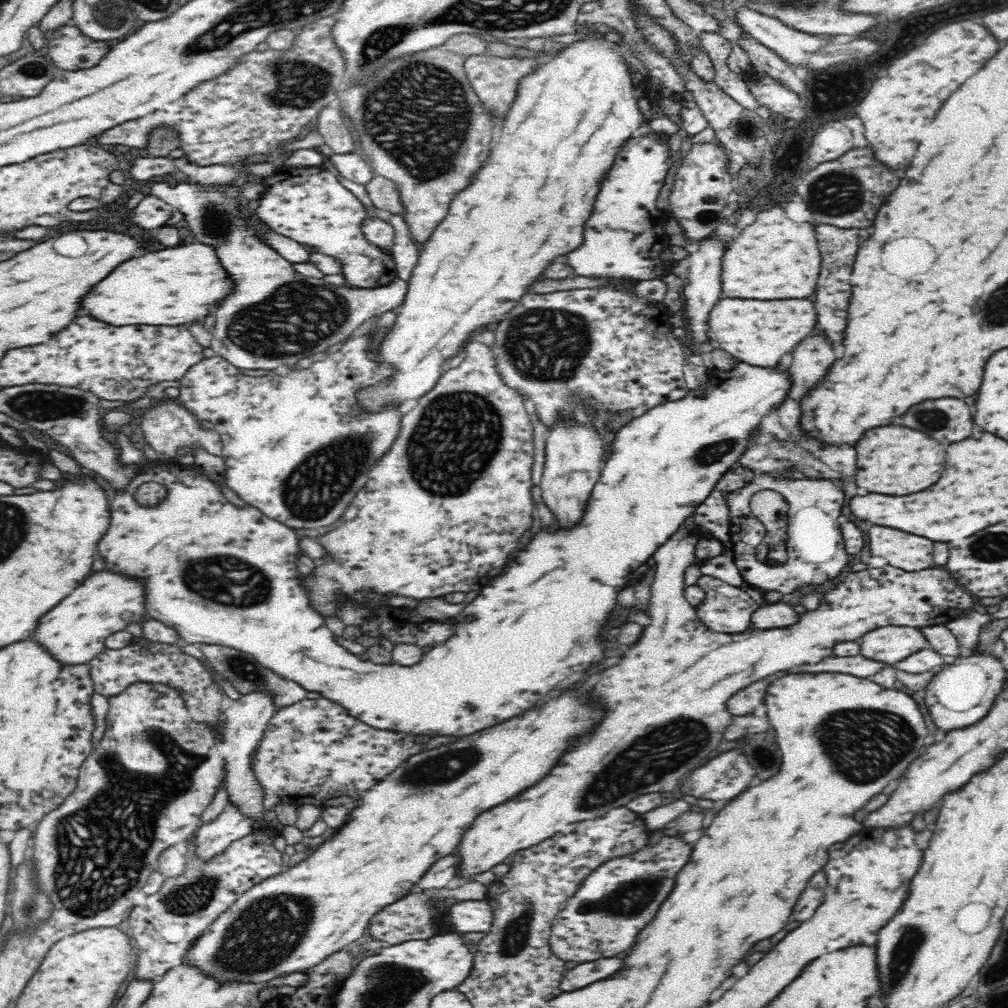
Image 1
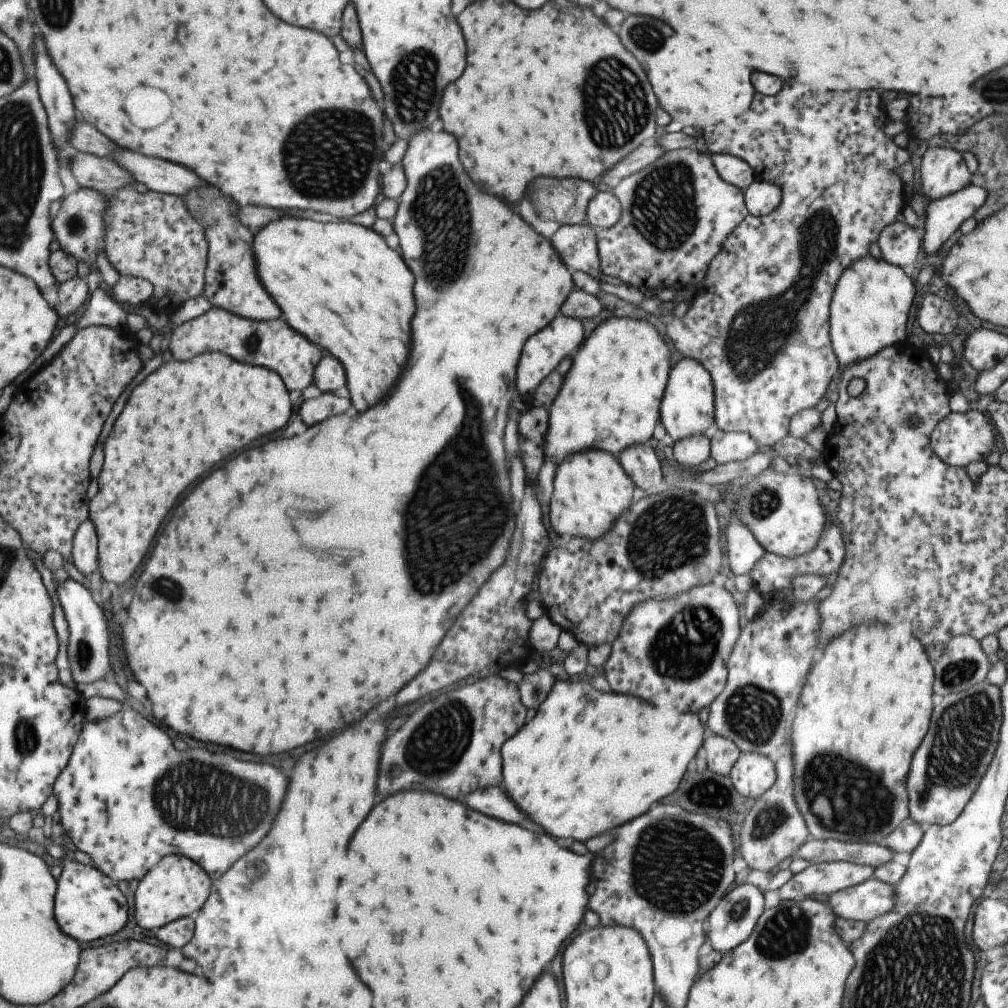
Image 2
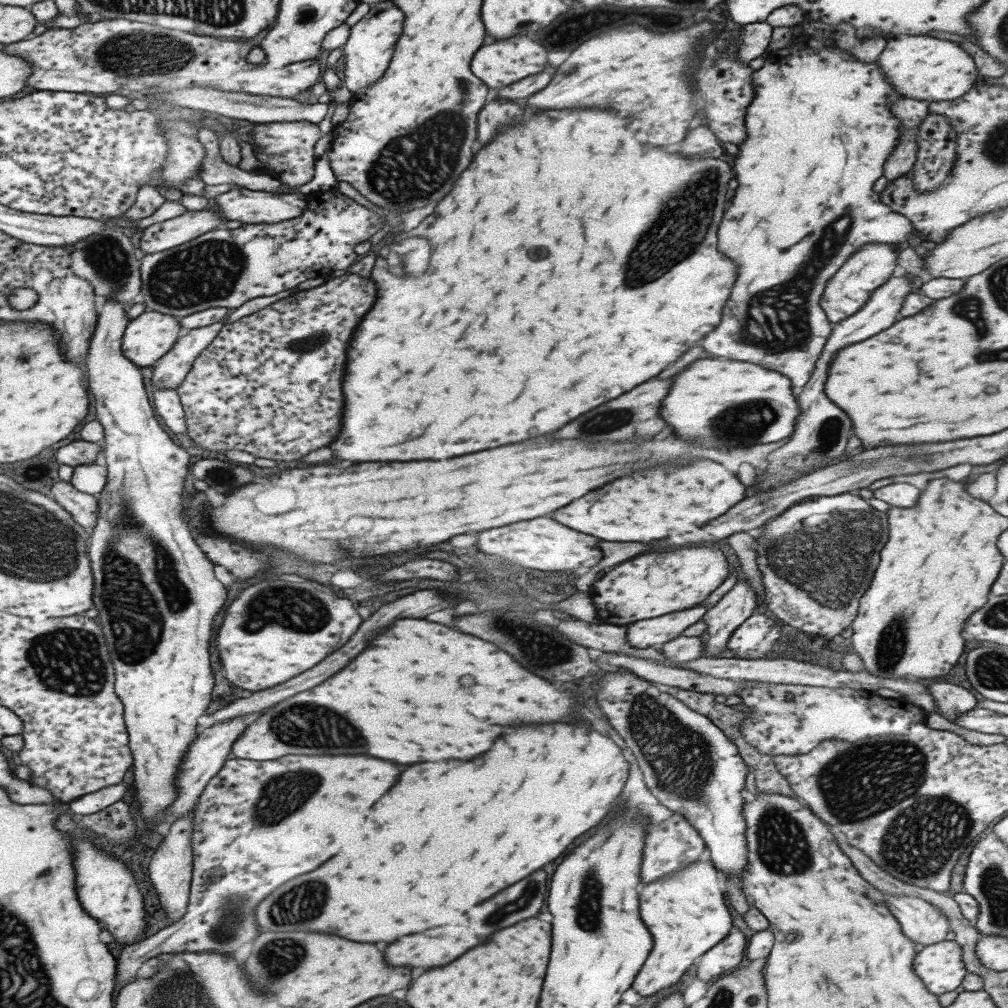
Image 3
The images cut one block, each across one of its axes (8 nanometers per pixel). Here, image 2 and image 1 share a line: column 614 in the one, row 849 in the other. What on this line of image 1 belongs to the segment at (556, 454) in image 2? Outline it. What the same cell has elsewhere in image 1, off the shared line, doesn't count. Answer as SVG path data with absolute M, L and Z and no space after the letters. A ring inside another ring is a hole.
M564 692L560 698L554 698L550 700L548 704L544 704L542 708L536 708L536 710L530 710L530 714L526 712L526 716L522 718L514 718L514 720L506 720L494 728L488 728L488 730L482 730L482 732L476 732L472 736L464 736L452 744L446 744L446 746L440 746L440 748L434 748L434 750L426 750L426 752L420 752L416 756L412 756L410 760L406 760L402 766L398 766L398 770L394 770L392 774L388 774L380 784L372 786L370 790L366 790L366 794L362 794L362 798L356 802L358 806L354 806L354 810L346 816L344 820L344 826L328 840L324 842L312 856L308 856L304 862L300 862L298 866L294 868L286 868L284 872L272 876L272 878L266 878L264 882L256 884L254 888L250 888L246 894L242 894L234 906L230 906L212 926L210 930L206 930L196 942L194 946L186 952L186 958L184 958L184 964L190 964L190 966L196 966L200 968L206 976L218 980L218 982L270 982L278 976L286 976L286 974L292 974L292 972L306 972L308 968L320 964L324 958L328 958L330 954L334 952L340 952L344 946L348 946L350 942L362 938L366 926L370 924L370 918L380 912L384 906L392 904L392 902L398 902L400 898L404 898L408 892L412 892L410 888L414 888L414 884L420 882L420 878L426 874L426 870L440 858L448 856L450 852L456 852L456 846L460 844L460 838L462 834L474 826L474 820L476 816L480 816L482 812L486 810L492 810L494 806L506 802L506 800L512 800L516 798L516 794L520 794L526 786L532 786L534 782L542 780L552 768L554 764L558 762L558 758L566 752L566 748L570 748L576 740L576 736L584 734L586 730L592 730L592 726L596 722L600 722L604 710L600 710L598 706L588 706L586 702L578 700L578 696L572 696L568 692Z

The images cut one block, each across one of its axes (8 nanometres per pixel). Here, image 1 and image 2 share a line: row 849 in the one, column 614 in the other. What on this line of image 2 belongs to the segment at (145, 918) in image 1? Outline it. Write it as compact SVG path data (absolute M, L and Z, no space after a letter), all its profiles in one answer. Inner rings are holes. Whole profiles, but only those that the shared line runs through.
M695 148L665 152L653 164L619 180L617 186L609 192L621 204L621 218L619 224L611 230L597 232L601 262L599 272L617 276L621 282L625 282L625 286L637 290L649 290L653 286L659 286L659 290L679 290L693 284L699 286L729 232L733 232L735 226L749 214L743 192L737 186L721 180L713 166L713 160Z

